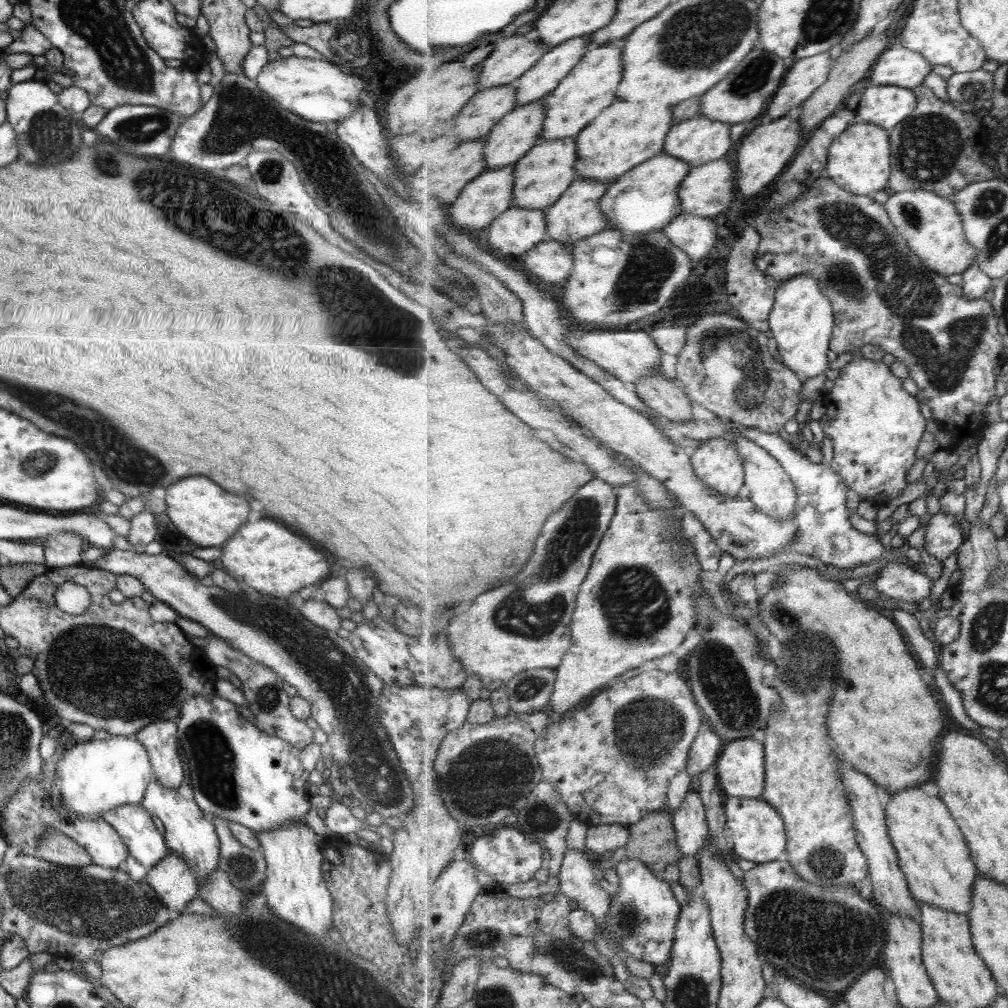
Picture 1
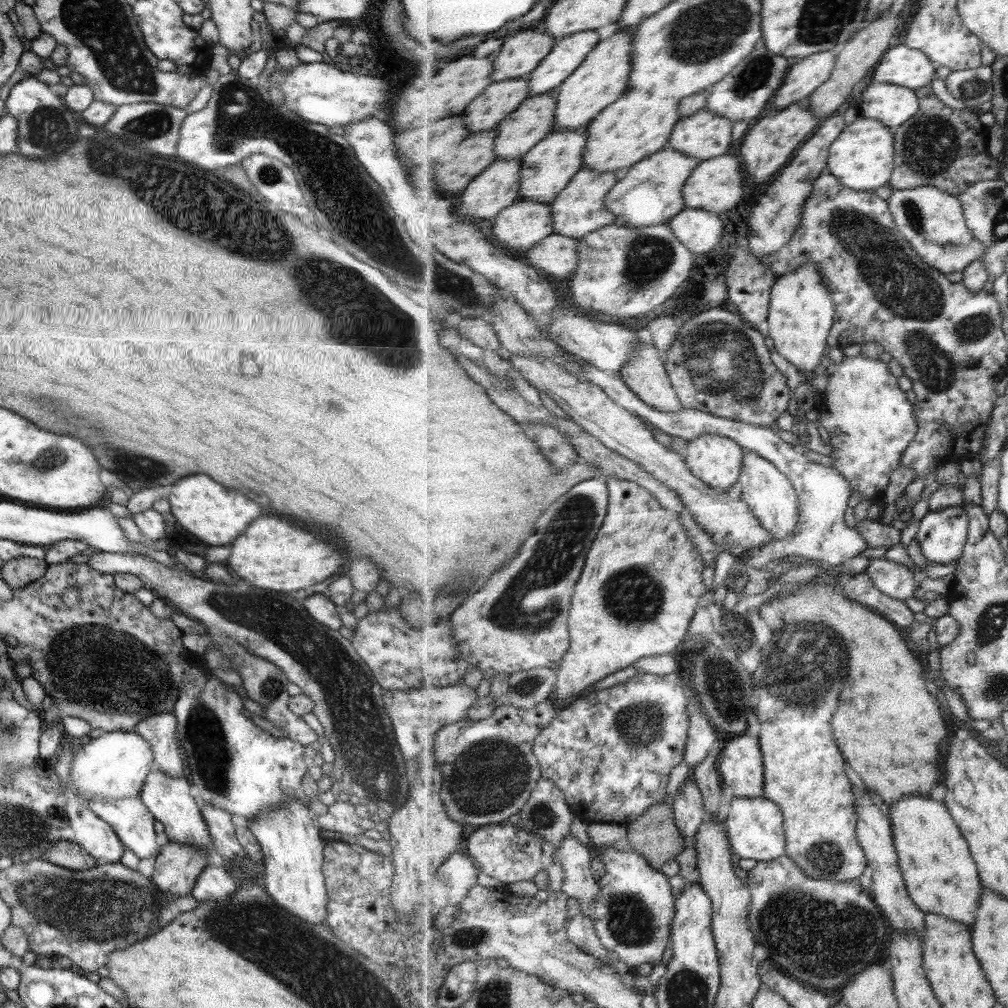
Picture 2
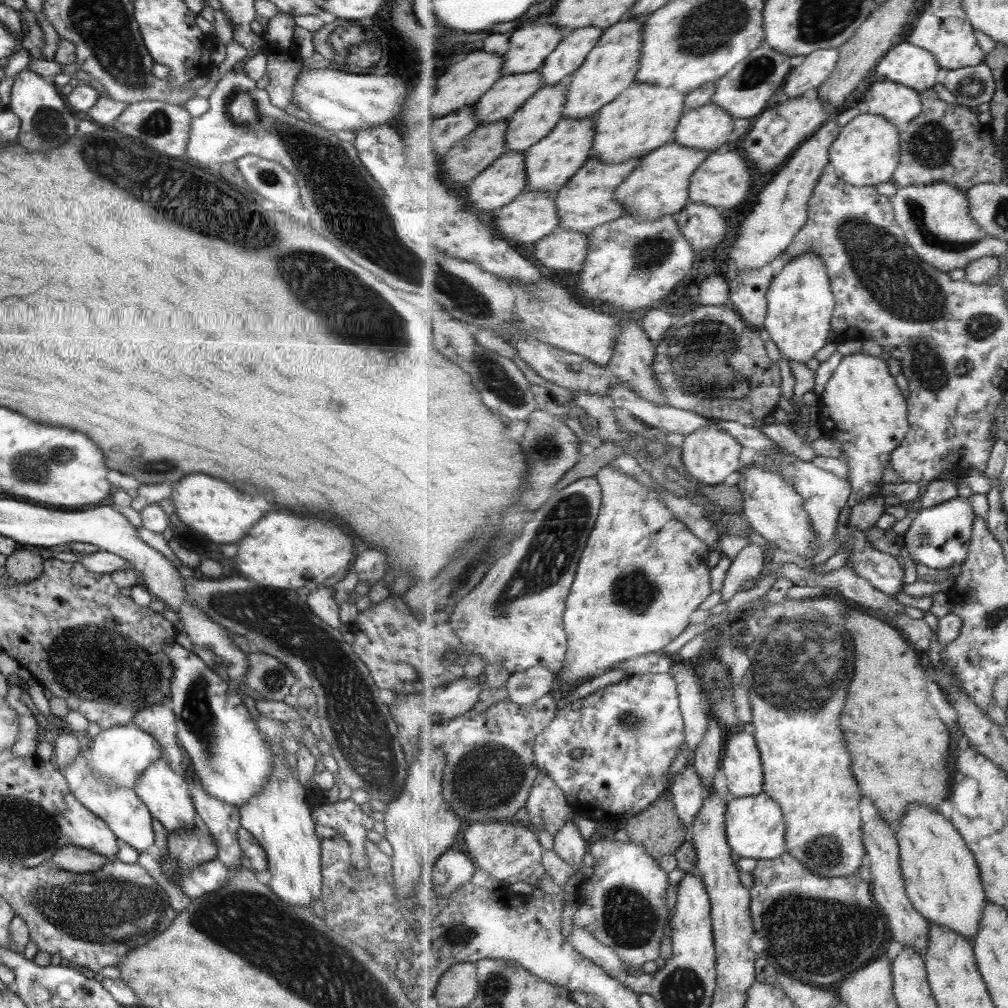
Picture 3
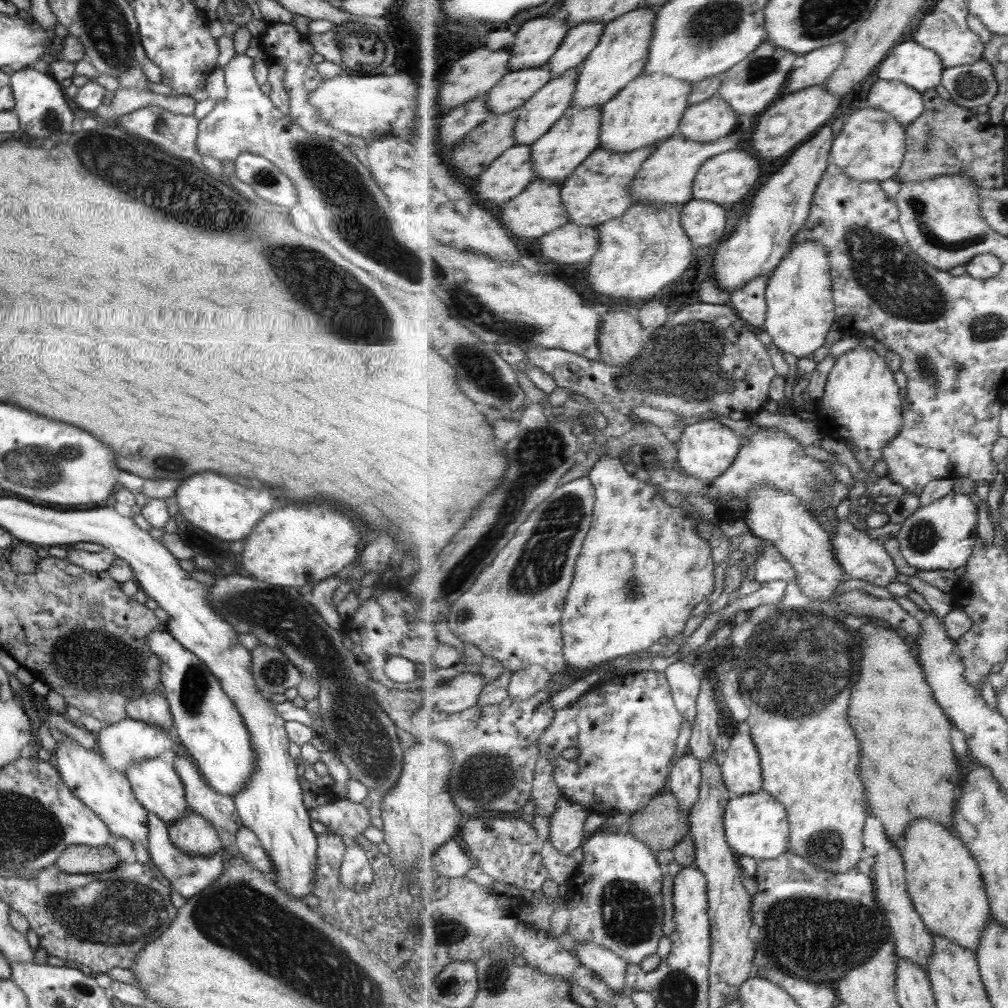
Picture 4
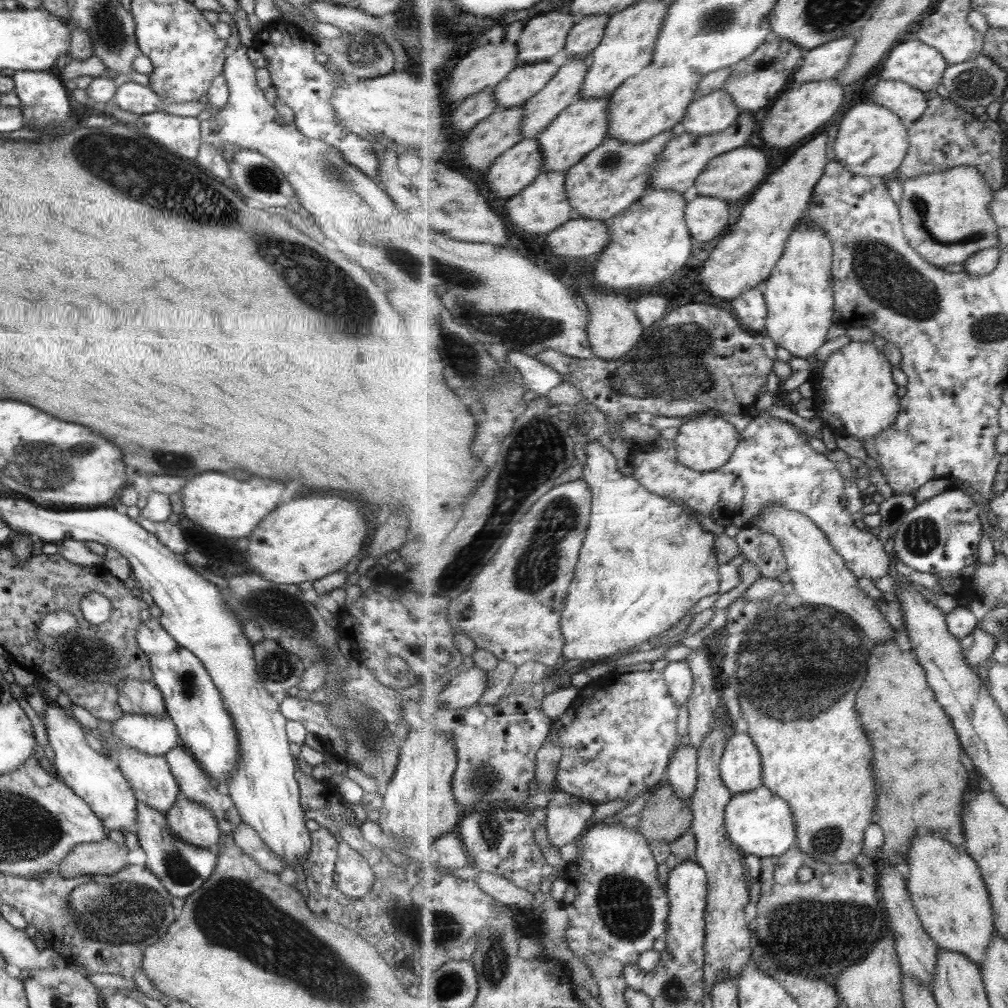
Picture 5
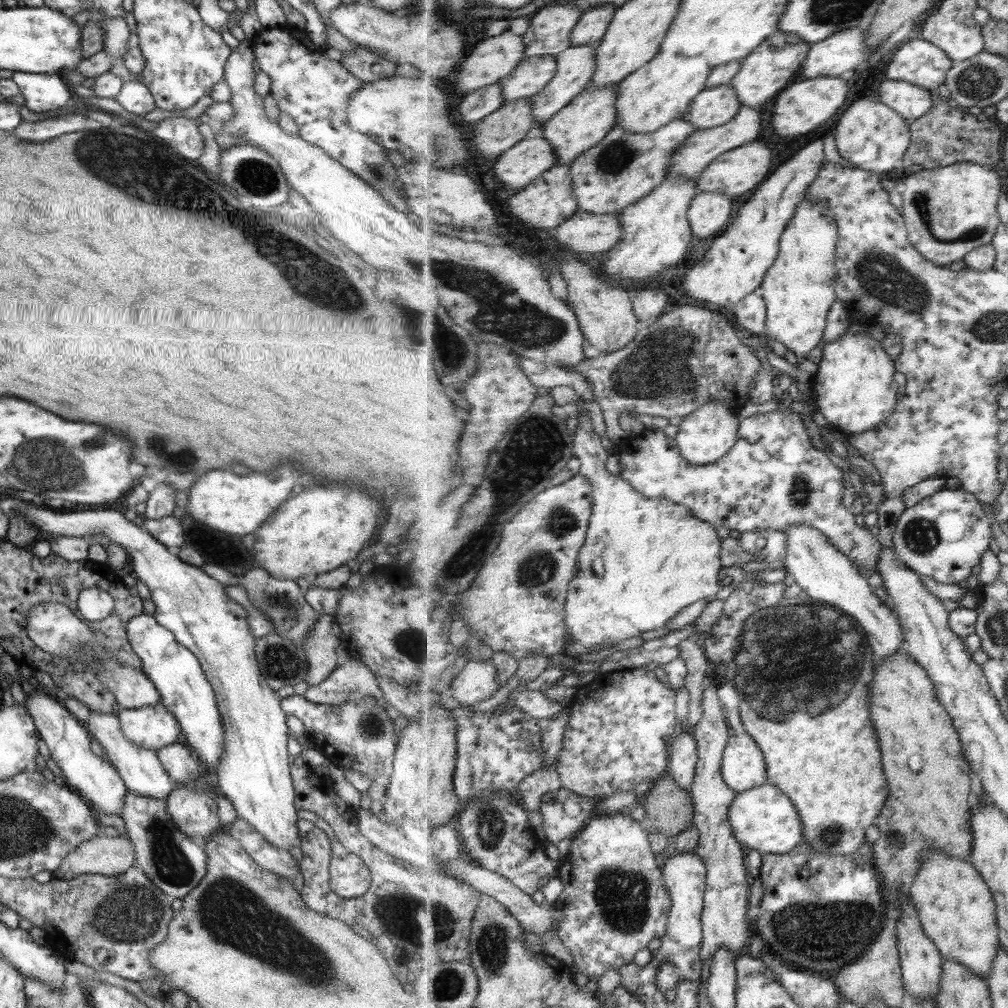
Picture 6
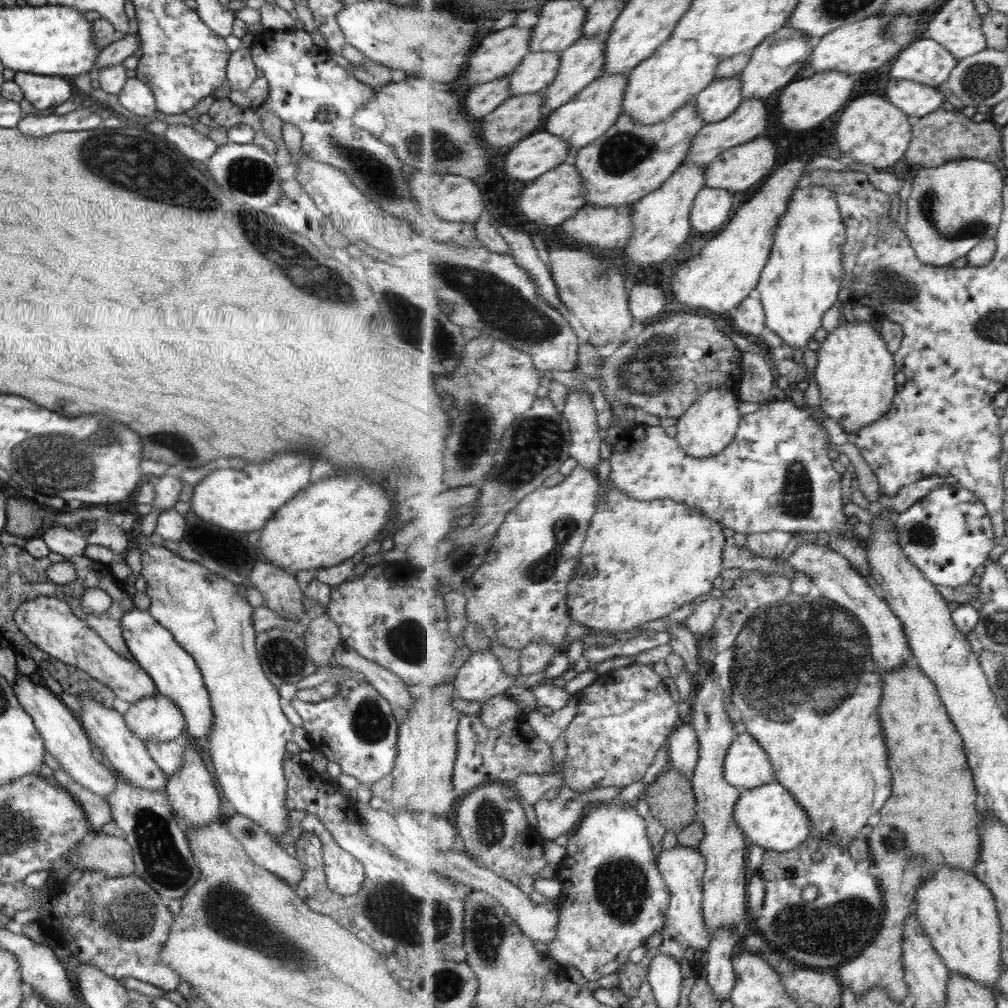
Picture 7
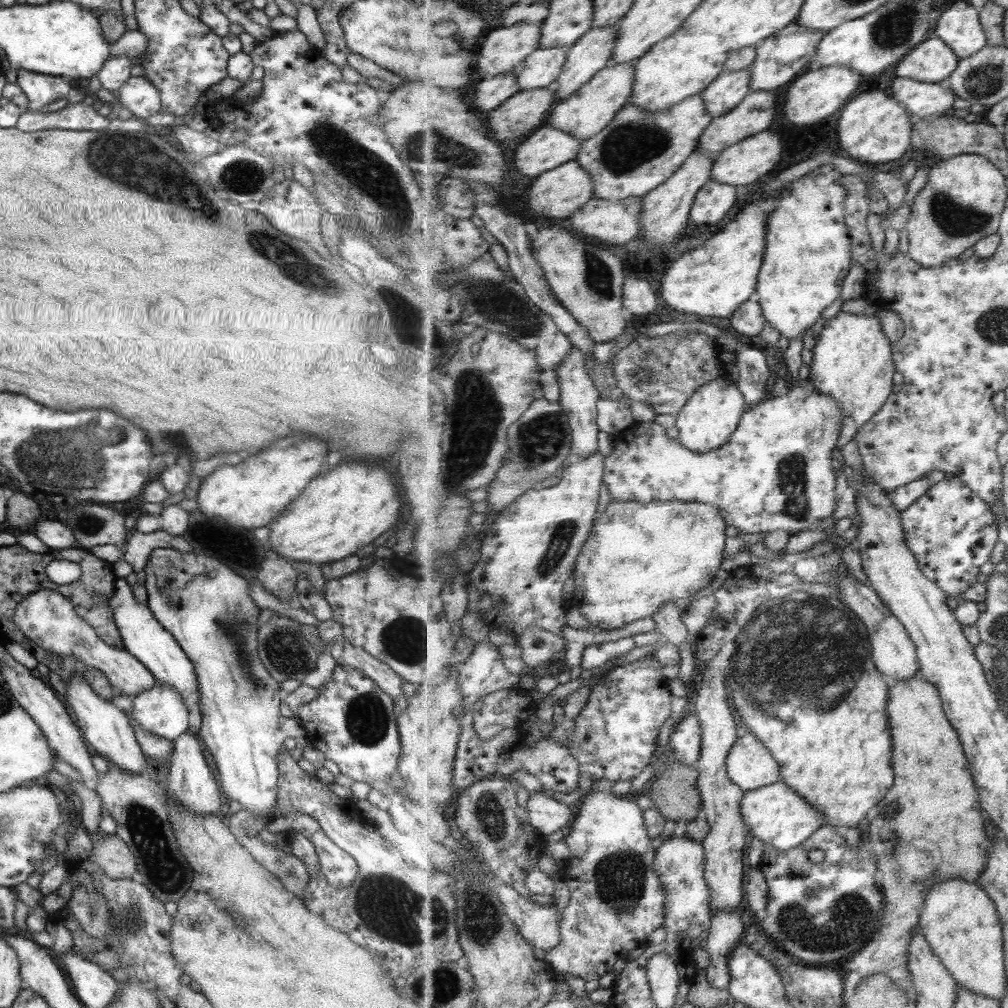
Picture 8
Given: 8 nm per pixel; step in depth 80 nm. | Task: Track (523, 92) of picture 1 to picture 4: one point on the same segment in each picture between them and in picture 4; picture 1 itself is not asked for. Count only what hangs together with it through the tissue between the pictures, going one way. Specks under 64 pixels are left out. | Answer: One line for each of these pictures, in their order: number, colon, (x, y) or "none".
2: (570, 52)
3: (575, 47)
4: (581, 41)

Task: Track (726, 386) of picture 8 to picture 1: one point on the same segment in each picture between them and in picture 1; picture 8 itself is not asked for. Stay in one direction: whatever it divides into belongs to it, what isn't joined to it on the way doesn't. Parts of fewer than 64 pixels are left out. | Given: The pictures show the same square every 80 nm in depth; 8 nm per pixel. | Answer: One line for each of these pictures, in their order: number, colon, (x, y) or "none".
1: (718, 461)
2: (717, 459)
3: (711, 454)
4: (707, 449)
5: (707, 443)
6: (705, 437)
7: (709, 427)

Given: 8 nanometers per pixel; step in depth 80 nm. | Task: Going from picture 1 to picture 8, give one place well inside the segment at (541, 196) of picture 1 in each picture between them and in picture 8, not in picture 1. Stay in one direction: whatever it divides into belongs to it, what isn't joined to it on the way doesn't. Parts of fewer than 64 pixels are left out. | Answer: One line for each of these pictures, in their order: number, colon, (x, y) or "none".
2: (551, 165)
3: (552, 163)
4: (557, 155)
5: (585, 126)
6: (590, 118)
7: (591, 114)
8: (593, 108)

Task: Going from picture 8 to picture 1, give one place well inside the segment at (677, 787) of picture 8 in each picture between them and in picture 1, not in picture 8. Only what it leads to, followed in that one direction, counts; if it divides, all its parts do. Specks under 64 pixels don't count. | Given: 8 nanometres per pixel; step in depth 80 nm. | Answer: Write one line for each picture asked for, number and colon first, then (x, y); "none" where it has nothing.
1: (654, 841)
2: (656, 835)
3: (660, 829)
4: (662, 825)
5: (667, 817)
6: (671, 808)
7: (672, 798)

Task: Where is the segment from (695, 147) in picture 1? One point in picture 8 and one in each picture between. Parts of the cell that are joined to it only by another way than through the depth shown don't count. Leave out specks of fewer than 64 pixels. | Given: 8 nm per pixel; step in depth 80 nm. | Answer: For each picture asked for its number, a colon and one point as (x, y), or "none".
2: (704, 135)
3: (710, 128)
4: (715, 118)
5: (716, 112)
6: (717, 107)
7: (721, 100)
8: (729, 90)

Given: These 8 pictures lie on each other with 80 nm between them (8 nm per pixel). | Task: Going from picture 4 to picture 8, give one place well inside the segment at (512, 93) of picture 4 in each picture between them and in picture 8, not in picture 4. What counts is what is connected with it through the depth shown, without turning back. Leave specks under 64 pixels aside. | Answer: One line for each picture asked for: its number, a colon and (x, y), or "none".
5: (528, 80)
6: (534, 74)
7: (539, 70)
8: (544, 67)

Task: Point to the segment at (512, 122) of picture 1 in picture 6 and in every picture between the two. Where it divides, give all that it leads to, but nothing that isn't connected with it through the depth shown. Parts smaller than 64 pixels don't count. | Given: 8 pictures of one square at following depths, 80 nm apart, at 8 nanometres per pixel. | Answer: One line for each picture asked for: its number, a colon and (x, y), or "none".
2: (534, 121)
3: (540, 116)
4: (543, 111)
5: (541, 111)
6: (577, 66)

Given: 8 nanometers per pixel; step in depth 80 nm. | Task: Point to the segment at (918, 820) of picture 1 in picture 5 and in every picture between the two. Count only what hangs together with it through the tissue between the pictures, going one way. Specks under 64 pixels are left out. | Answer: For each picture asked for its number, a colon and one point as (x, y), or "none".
2: (943, 876)
3: (944, 880)
4: (946, 882)
5: (948, 886)

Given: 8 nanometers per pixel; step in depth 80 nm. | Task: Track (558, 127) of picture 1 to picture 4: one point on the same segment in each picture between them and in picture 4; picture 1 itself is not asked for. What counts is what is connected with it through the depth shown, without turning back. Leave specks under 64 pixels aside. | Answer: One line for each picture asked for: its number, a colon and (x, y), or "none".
2: (603, 78)
3: (613, 66)
4: (622, 56)

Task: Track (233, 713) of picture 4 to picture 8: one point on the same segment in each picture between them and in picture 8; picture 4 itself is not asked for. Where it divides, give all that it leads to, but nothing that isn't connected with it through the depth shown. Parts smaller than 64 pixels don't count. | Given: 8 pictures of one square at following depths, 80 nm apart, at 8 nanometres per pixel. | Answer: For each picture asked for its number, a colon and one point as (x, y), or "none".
5: (192, 701)
6: (177, 674)
7: (175, 673)
8: (143, 636)

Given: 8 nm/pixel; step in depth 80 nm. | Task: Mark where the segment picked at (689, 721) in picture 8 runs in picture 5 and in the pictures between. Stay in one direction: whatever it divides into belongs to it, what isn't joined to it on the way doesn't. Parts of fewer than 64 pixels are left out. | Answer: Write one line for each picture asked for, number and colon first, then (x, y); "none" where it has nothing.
5: (684, 776)
6: (684, 757)
7: (684, 750)

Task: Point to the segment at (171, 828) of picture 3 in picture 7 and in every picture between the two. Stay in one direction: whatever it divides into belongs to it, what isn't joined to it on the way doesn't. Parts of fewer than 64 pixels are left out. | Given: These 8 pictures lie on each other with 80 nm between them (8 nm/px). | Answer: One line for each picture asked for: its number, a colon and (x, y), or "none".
4: (155, 783)
5: (150, 778)
6: (142, 773)
7: (124, 752)

